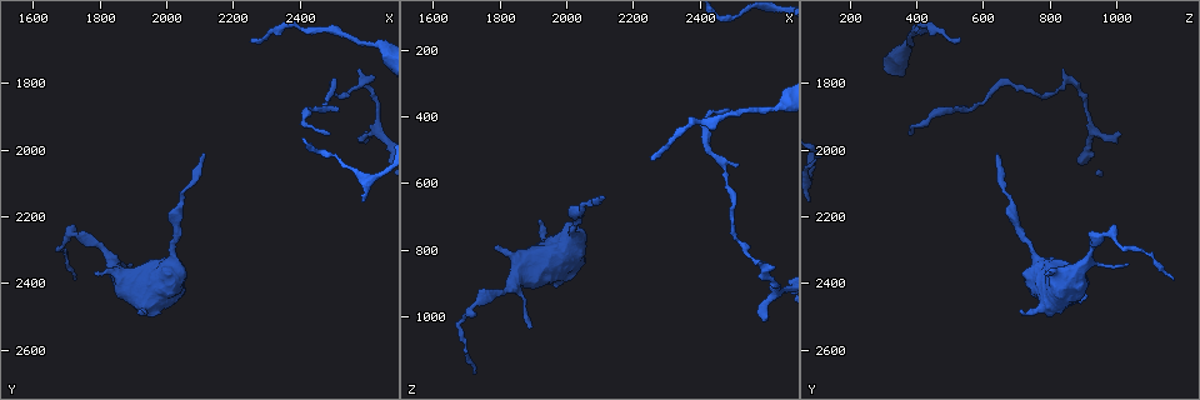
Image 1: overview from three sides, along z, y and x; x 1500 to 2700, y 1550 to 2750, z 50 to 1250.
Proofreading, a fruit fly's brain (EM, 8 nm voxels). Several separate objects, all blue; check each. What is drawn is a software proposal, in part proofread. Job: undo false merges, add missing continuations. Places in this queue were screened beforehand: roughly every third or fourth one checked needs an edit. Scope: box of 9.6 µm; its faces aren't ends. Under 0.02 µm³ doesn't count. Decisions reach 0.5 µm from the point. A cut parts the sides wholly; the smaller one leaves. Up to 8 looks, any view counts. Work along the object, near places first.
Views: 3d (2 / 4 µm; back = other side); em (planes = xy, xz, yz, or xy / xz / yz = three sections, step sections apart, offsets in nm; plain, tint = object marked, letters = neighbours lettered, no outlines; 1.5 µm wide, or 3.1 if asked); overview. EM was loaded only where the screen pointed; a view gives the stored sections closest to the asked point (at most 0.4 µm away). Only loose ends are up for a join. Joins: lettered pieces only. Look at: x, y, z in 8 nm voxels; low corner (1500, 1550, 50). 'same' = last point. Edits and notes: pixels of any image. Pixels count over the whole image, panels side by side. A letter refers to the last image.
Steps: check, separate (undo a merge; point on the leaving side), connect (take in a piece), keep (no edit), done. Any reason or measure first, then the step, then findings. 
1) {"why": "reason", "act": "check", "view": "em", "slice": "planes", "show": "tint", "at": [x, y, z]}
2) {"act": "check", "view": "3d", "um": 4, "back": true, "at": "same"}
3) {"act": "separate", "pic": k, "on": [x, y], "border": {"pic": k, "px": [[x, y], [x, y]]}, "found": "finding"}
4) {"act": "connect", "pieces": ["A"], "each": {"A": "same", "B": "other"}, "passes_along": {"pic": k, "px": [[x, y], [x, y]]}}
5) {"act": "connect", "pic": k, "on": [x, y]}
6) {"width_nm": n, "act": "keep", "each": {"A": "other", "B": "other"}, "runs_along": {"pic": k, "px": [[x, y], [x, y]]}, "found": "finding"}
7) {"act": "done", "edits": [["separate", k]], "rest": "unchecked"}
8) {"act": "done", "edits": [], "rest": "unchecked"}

{"why": "an open end", "act": "check", "view": "em", "slice": "planes", "show": "letters", "at": [2600, 1950, 1010]}

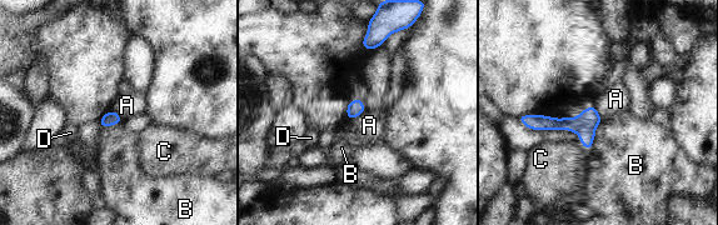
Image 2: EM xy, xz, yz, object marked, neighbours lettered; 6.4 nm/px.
{"act": "keep", "each": {"A": "other", "B": "other", "C": "other", "D": "other"}, "found": "no lettered piece goes on from it"}

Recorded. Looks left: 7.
{"why": "thin end", "act": "check", "view": "3d", "um": 4, "at": [2250, 1660, 520]}

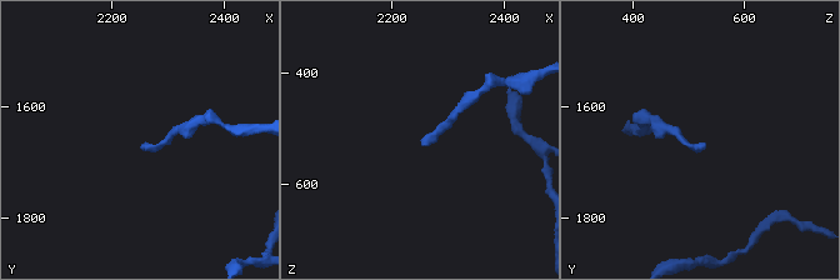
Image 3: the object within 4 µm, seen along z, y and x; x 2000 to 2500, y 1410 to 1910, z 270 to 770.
{"act": "check", "view": "em", "slice": "planes", "show": "plain", "at": [2255, 1670, 530]}

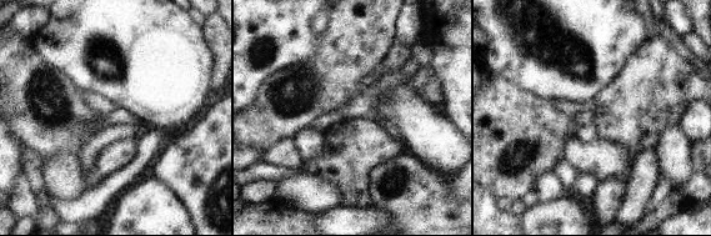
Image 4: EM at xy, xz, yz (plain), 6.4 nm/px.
{"why": "see the neighbours", "act": "check", "view": "em", "slice": "planes", "show": "letters", "at": "same"}

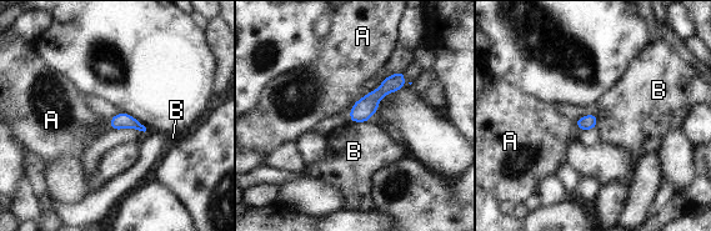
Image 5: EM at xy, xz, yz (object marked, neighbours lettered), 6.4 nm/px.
{"act": "keep", "each": {"A": "other", "B": "other"}, "runs_along": {"pic": 5, "px": [[400, 75], [353, 117]]}, "found": "none of them fits"}

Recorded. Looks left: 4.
{"why": "free end", "act": "check", "view": "3d", "um": 4, "at": [2050, 2370, 740]}

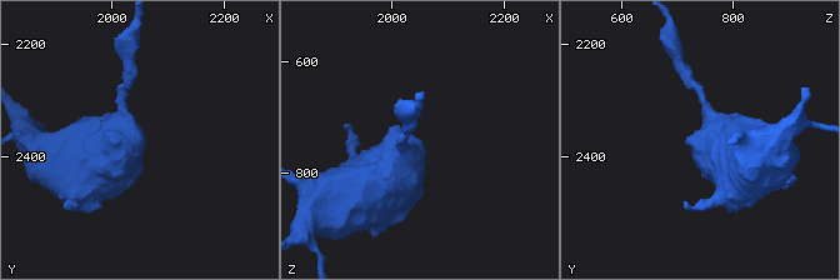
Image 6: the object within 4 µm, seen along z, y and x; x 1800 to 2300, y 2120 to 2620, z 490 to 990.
{"why": "now the EM", "act": "check", "view": "em", "slice": "xy", "step": 8, "show": "tint", "at": [2045, 2365, 740]}

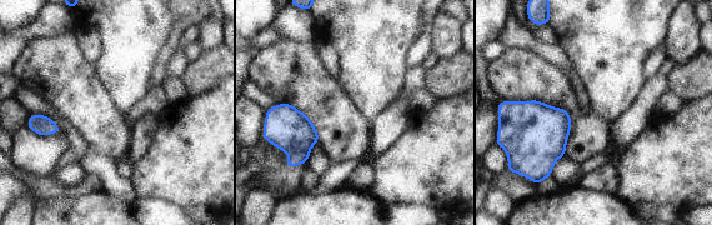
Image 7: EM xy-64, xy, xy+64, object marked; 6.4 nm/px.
{"act": "check", "view": "em", "slice": "planes", "show": "letters", "at": "same"}

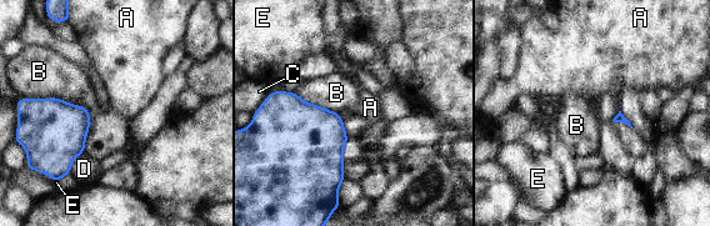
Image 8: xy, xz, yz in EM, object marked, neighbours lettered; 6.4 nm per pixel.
{"act": "keep", "each": {"A": "other", "B": "other", "C": "other", "D": "other", "E": "other"}, "border": {"pic": 8, "px": [[23, 96], [83, 105], [85, 152]]}, "found": "no lettered piece goes on from it"}

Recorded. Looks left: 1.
{"act": "done", "edits": [], "rest": "unchecked"}

